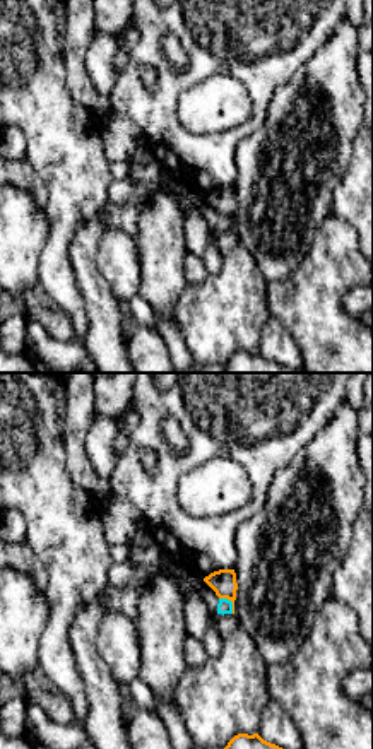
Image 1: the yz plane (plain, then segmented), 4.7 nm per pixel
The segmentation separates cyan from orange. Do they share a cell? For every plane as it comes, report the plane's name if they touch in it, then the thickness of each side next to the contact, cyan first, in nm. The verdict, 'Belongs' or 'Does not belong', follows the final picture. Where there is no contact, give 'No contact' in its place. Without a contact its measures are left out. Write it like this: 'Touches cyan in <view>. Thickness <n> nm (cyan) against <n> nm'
Touches cyan in yz. Thickness 70 nm (cyan) against 120 nm

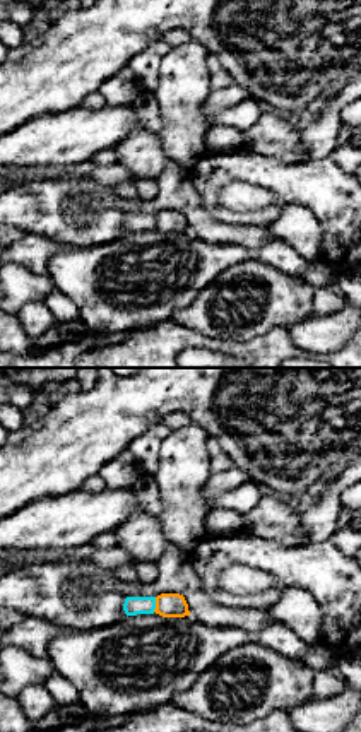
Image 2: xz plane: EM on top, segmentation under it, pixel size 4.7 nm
Touches cyan in xz. Thickness 90 nm (cyan) against 110 nm

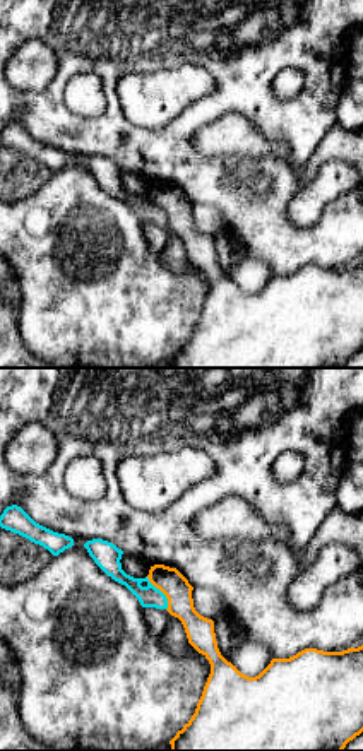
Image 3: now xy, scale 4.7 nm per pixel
Touches cyan in xy. Thickness 100 nm (cyan) against 130 nm

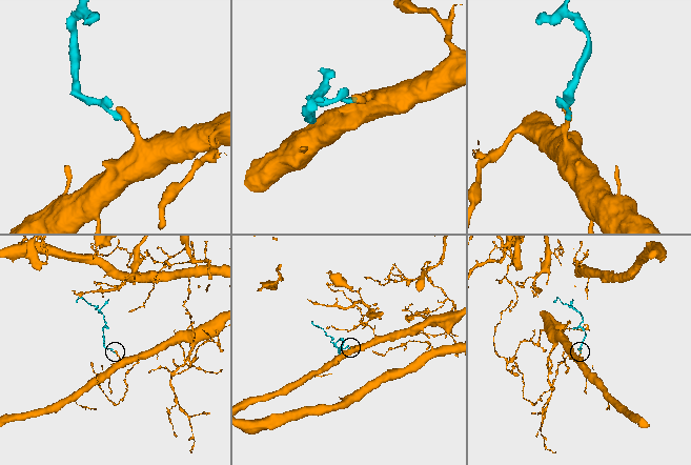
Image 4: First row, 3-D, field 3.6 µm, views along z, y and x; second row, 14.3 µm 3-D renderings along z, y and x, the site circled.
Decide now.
Does not belong

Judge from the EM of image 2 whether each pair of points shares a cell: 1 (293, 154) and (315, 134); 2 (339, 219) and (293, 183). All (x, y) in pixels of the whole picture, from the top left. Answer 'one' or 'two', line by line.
1: two
2: one

